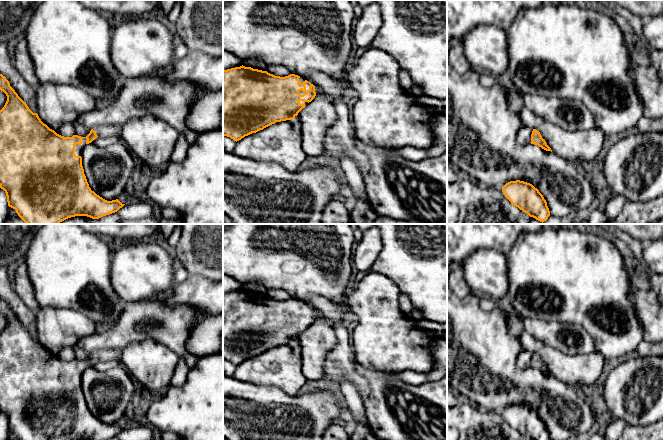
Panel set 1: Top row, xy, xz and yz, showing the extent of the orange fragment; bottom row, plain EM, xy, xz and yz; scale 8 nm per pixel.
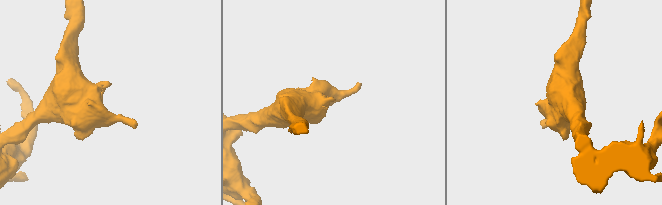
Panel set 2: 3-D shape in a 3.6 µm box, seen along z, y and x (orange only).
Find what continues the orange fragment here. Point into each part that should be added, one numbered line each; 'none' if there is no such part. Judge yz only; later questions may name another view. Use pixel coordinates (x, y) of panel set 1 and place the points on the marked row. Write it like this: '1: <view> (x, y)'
none

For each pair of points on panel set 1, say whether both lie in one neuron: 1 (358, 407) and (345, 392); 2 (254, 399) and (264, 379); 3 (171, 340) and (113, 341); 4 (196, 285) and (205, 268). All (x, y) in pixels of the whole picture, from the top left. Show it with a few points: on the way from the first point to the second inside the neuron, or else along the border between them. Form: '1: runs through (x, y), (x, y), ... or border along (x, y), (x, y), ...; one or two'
1: runs through (355, 403), (349, 396); one
2: border along (238, 379), (262, 386), (274, 386), (284, 391); two
3: runs through (166, 322), (163, 317), (144, 314), (131, 323); one
4: border along (189, 273), (195, 273), (212, 280); two

